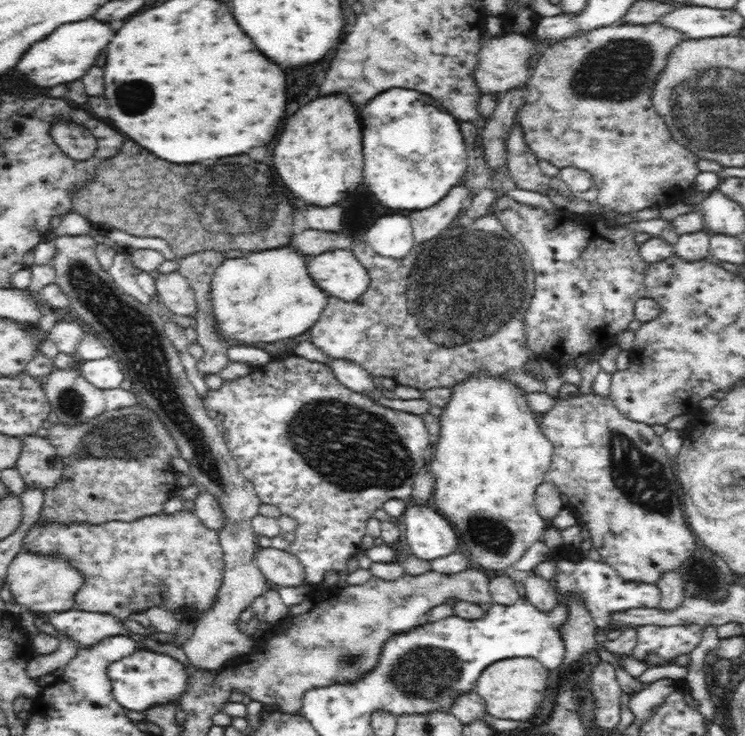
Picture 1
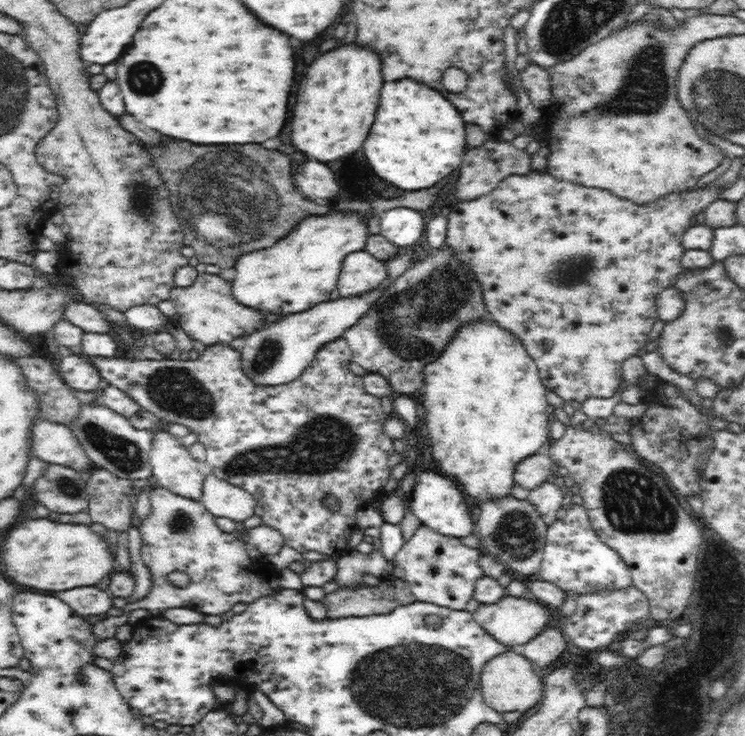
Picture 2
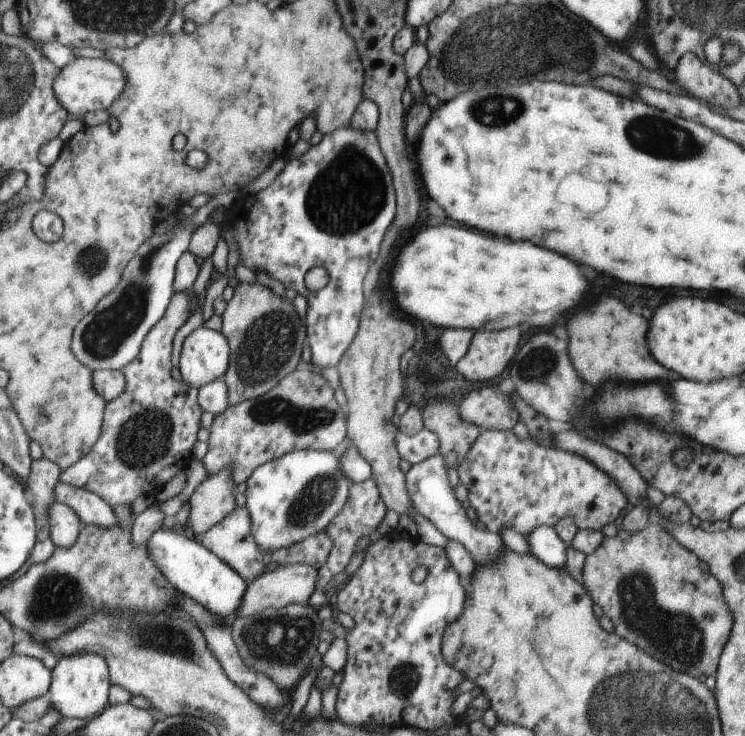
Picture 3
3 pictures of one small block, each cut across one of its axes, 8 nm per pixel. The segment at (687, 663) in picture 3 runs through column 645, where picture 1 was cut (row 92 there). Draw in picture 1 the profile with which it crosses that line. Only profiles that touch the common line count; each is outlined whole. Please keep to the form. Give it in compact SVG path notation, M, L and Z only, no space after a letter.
M659 21L652 24L614 24L610 26L600 27L588 32L580 33L575 37L562 39L554 44L550 44L544 48L540 54L536 67L532 69L531 76L527 82L527 96L523 108L516 114L515 119L520 123L524 138L530 151L536 155L538 160L545 160L554 164L558 168L577 168L585 170L592 175L592 180L596 184L597 198L595 202L602 204L616 213L628 214L644 208L652 208L658 204L664 204L666 198L681 198L687 194L688 188L694 183L694 178L701 172L697 167L700 161L695 152L687 150L682 144L678 144L673 139L666 122L660 114L656 113L652 103L652 91L654 90L654 82L658 75L666 66L670 50L682 42L687 40L687 36L677 30L662 26Z

